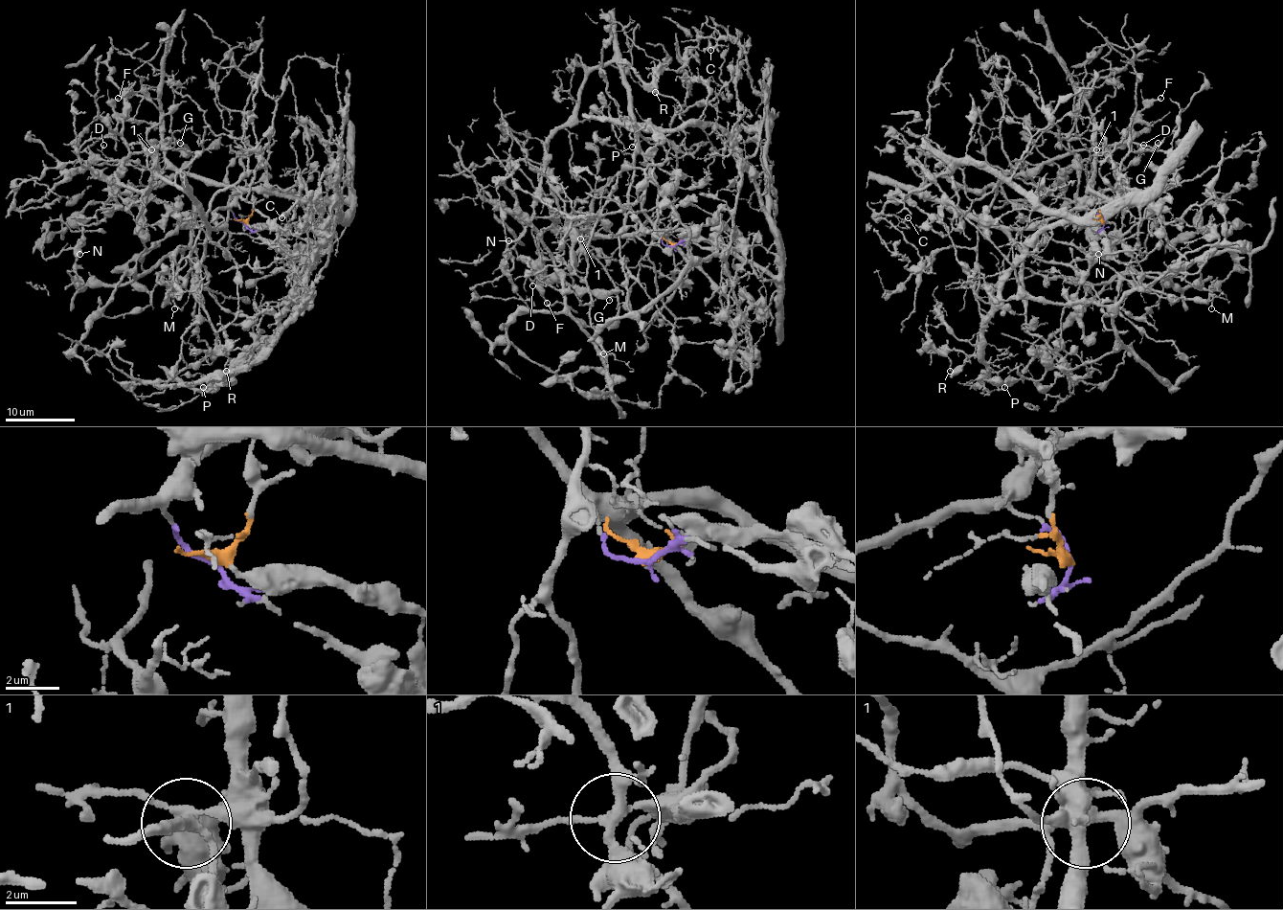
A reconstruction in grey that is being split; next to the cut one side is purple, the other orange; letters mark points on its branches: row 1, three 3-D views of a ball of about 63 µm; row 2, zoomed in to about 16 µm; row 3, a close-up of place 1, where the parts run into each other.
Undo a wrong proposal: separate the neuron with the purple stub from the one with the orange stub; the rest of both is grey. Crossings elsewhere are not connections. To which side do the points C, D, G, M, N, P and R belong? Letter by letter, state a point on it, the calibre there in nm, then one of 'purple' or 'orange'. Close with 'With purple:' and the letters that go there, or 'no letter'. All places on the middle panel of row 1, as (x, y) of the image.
C: place (710, 50); calibre 130 nm; orange
D: place (532, 285); calibre 130 nm; purple
G: place (609, 300); calibre 130 nm; purple
M: place (603, 353); calibre 120 nm; purple
N: place (508, 240); calibre 150 nm; purple
P: place (632, 147); calibre 90 nm; orange
R: place (655, 92); calibre 140 nm; orange
With purple: D, G, M, N

